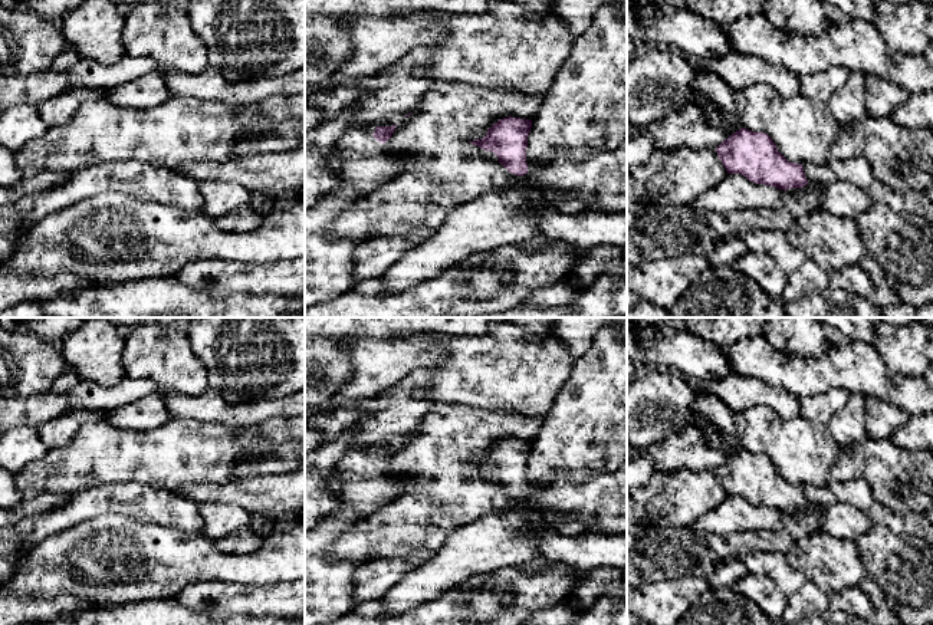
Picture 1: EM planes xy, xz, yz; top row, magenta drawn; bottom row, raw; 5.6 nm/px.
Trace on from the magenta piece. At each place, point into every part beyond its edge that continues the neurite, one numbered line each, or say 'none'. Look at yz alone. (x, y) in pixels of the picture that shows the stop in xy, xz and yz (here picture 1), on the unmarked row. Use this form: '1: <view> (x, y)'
none

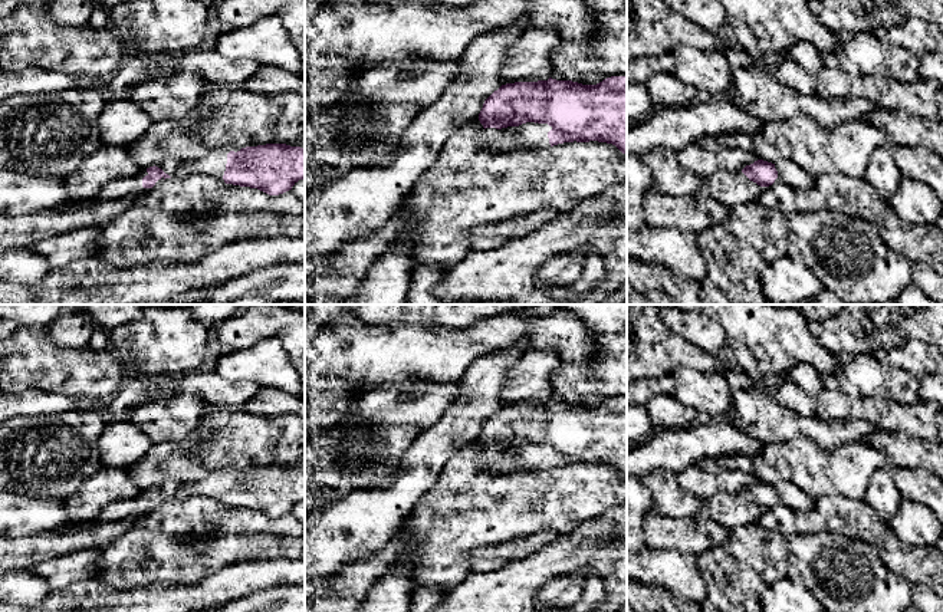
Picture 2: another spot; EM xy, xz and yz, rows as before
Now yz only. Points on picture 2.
1: yz (791, 496)

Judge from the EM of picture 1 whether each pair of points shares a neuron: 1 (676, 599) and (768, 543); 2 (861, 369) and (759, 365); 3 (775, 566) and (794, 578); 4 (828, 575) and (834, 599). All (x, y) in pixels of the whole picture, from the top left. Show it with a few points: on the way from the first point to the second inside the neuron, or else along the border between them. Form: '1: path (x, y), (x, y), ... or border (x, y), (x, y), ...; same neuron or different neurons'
1: border (697, 572), (689, 576), (664, 579); different neurons
2: path (835, 374), (820, 369), (785, 371); same neuron
3: path (779, 571), (789, 578); same neuron
4: border (807, 579), (825, 592), (840, 592); different neurons

